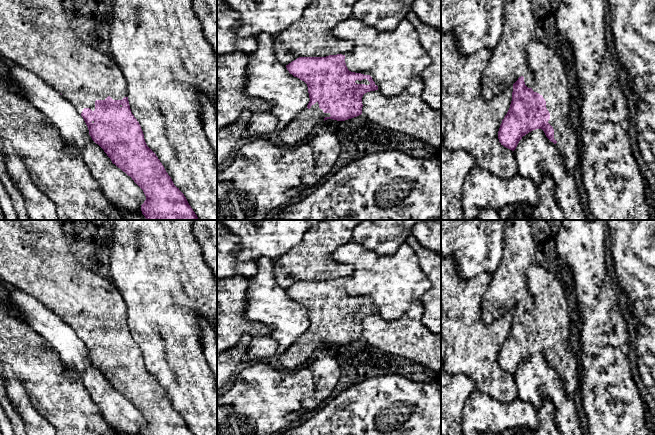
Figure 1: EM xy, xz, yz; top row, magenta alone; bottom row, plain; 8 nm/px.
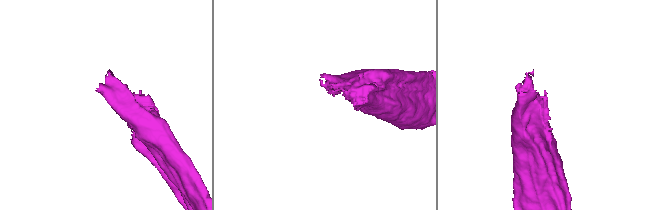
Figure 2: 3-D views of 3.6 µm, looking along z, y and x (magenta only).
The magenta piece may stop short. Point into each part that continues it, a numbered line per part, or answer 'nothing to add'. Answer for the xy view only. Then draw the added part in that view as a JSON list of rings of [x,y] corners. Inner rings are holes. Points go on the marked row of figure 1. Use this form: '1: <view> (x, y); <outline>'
1: xy (36, 34); [[[0,0],[0,55],[38,75],[61,93],[79,114],[84,108],[94,111],[96,100],[105,100],[108,96],[113,100],[128,97],[126,79],[115,60],[76,35],[61,0]]]

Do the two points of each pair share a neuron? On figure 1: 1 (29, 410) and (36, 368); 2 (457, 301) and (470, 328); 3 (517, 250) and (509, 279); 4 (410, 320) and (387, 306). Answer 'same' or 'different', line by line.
1: different
2: same
3: same
4: different

